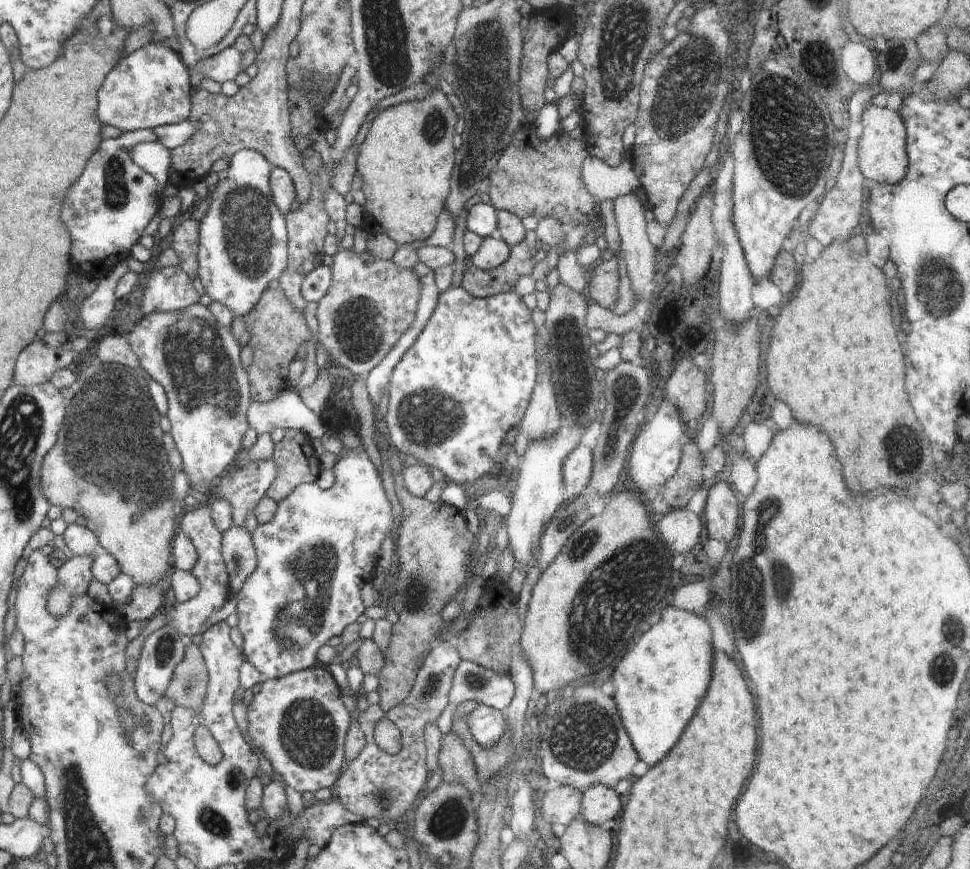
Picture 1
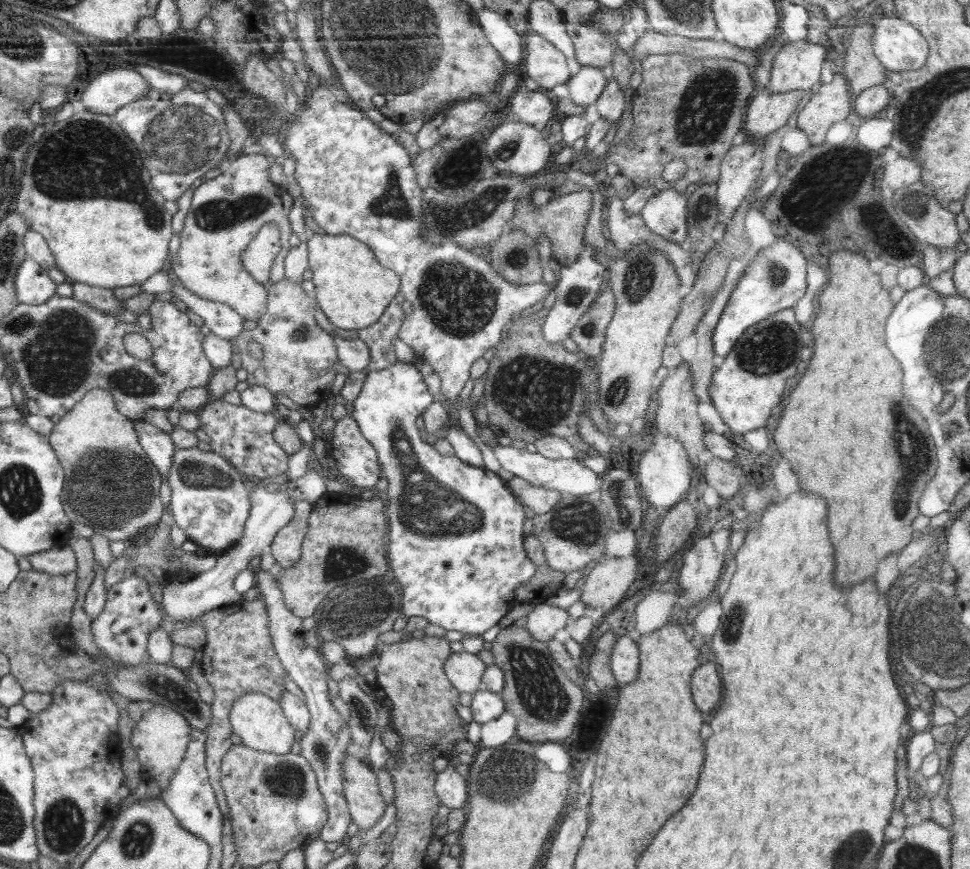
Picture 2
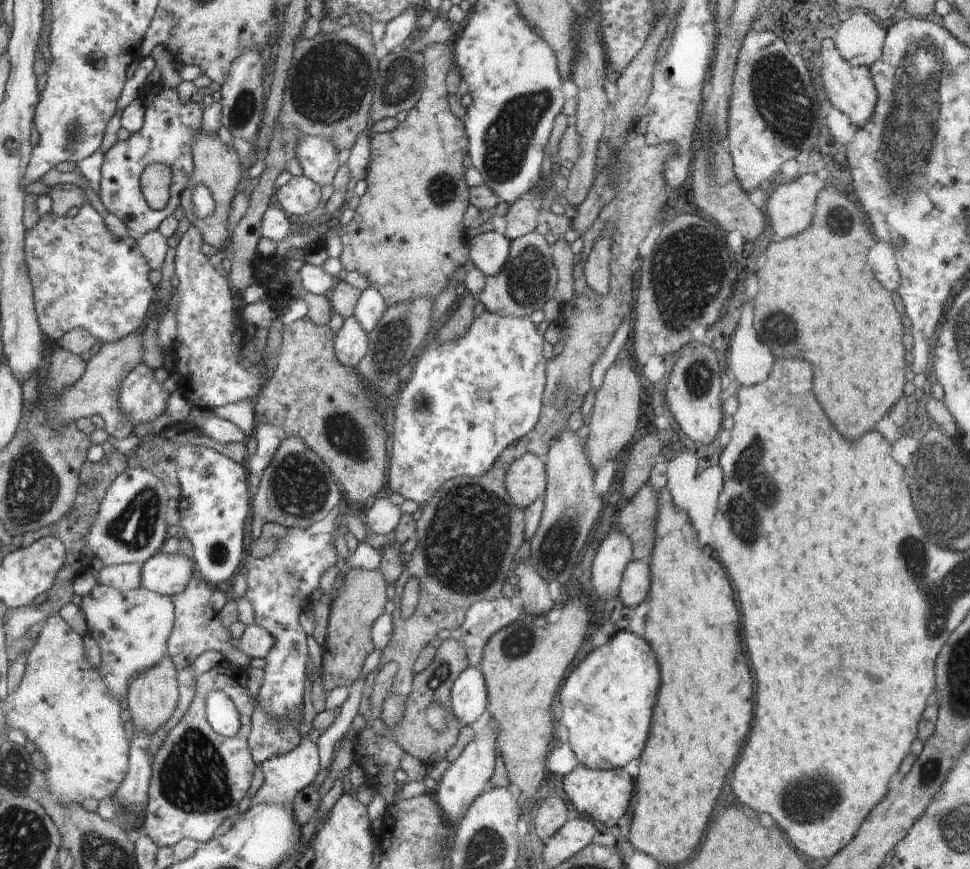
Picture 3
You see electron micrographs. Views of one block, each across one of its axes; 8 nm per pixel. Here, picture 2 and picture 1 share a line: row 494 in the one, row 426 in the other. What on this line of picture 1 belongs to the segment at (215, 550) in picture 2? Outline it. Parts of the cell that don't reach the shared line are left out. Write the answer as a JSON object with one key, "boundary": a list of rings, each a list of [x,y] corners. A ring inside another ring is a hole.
{"boundary":[[[198,302],[188,308],[172,312],[153,312],[142,317],[135,325],[123,330],[128,346],[137,356],[140,368],[164,388],[167,396],[171,431],[176,448],[183,460],[190,489],[205,485],[210,487],[214,478],[220,478],[232,465],[242,448],[245,432],[249,429],[247,408],[251,403],[250,378],[240,361],[240,345],[231,327],[222,326],[206,305]]]}

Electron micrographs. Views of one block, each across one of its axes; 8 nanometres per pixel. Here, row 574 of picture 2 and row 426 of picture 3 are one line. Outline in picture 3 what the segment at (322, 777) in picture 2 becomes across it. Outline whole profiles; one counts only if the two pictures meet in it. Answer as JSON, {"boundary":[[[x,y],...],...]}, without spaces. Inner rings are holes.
{"boundary":[[[256,422],[255,427],[257,450],[256,454],[250,456],[246,470],[248,473],[254,473],[259,477],[265,468],[270,466],[272,457],[281,441],[272,424]]]}

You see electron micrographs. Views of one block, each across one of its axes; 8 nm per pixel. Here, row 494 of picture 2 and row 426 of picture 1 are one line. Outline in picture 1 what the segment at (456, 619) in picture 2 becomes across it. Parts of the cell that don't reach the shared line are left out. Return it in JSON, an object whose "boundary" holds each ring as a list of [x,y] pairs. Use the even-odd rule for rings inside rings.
{"boundary":[[[461,285],[449,287],[441,292],[432,316],[428,319],[426,326],[414,341],[414,344],[404,353],[400,362],[396,364],[391,372],[388,383],[388,411],[383,417],[384,432],[390,444],[404,454],[414,456],[416,460],[429,469],[438,469],[445,474],[445,479],[452,480],[457,485],[468,482],[473,484],[478,478],[486,478],[486,474],[499,462],[501,457],[500,446],[510,428],[514,428],[524,418],[529,400],[535,384],[537,383],[537,331],[532,322],[531,310],[526,307],[522,297],[515,292],[500,293],[488,298],[476,298],[472,296]]]}

